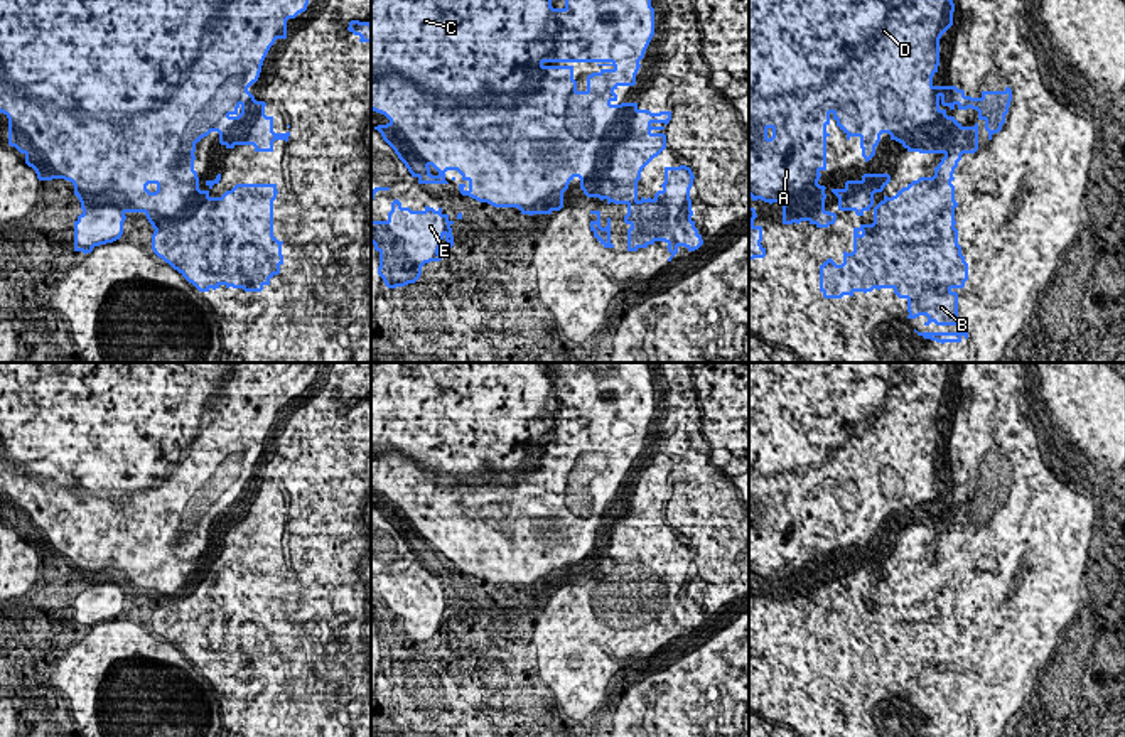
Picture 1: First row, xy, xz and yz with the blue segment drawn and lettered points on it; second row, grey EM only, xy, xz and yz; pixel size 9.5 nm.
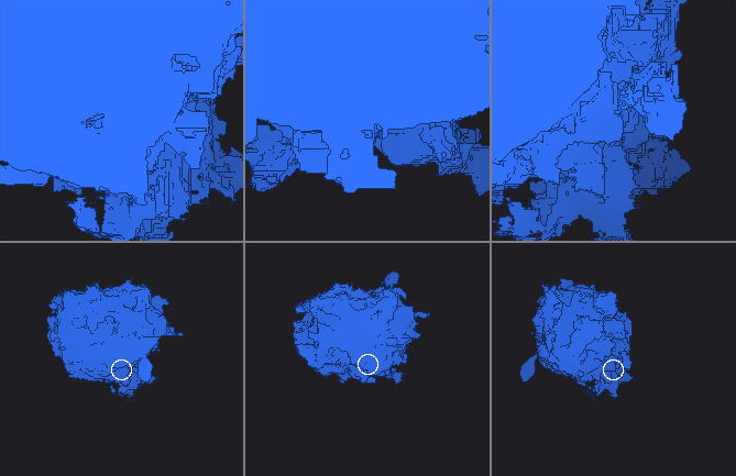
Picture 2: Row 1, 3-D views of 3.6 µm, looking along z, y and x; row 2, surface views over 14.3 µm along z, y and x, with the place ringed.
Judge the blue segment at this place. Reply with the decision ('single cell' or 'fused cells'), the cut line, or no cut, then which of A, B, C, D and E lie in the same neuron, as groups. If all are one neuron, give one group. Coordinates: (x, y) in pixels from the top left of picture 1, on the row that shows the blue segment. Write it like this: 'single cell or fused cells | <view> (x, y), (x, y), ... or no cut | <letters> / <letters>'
fused cells | yz (933, 86), (930, 105), (911, 108), (904, 129), (882, 132) | A C D E / B

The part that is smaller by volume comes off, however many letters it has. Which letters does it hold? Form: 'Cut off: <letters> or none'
Cut off: B

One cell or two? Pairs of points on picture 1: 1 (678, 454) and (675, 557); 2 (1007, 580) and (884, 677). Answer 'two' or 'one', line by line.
1: one
2: one

